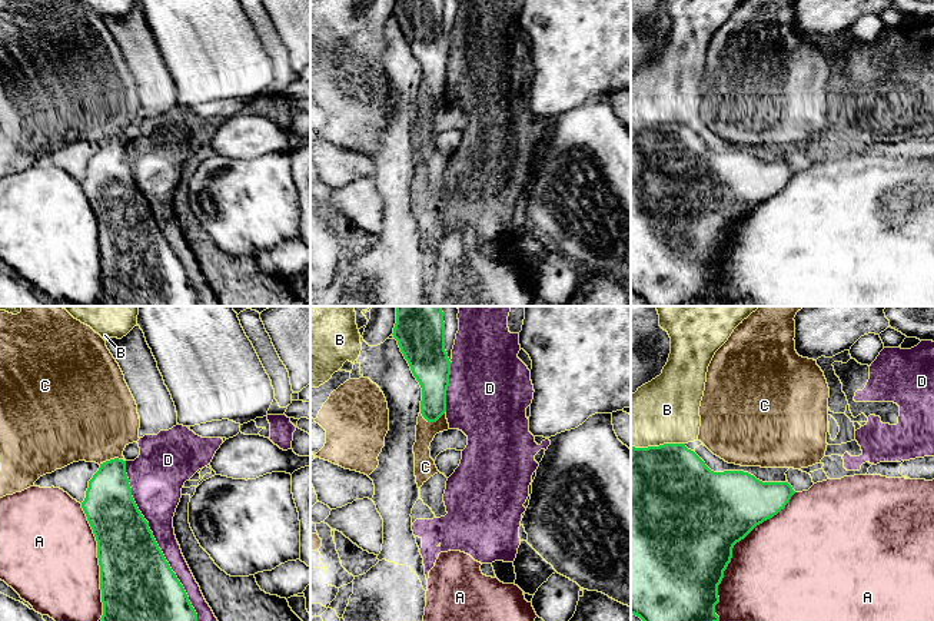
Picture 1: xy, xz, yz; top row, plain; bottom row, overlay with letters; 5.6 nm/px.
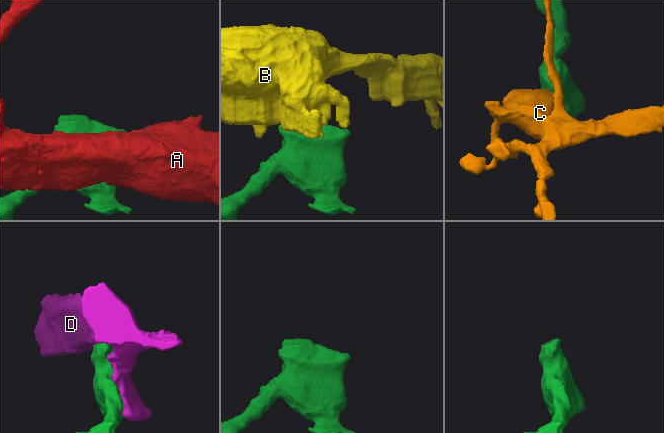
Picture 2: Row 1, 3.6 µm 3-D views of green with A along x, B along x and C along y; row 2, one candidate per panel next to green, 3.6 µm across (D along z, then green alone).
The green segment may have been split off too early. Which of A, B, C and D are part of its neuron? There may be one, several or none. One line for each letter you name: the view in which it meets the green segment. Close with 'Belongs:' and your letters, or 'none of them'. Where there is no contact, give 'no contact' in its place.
Belongs: none of them

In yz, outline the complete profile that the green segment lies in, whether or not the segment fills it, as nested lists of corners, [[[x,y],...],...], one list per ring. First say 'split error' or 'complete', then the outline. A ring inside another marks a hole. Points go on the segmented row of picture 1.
complete; [[[664,444],[659,446],[631,446],[631,614],[642,621],[719,621],[715,605],[719,602],[718,585],[732,558],[732,548],[757,525],[777,515],[795,494],[788,482],[762,482],[744,471],[714,472],[685,444]]]

